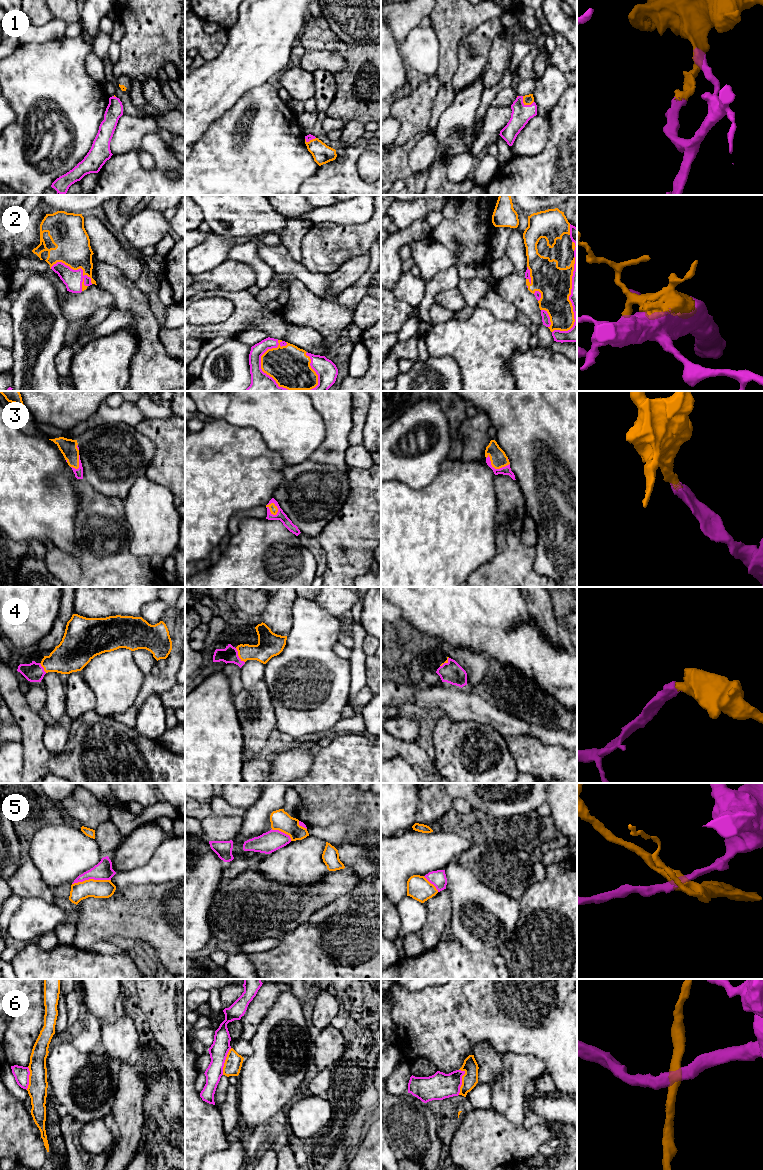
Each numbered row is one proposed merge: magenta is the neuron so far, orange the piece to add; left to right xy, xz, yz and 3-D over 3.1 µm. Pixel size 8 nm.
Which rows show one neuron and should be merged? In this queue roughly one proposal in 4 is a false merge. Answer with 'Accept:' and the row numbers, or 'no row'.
Accept: 1, 2, 3, 4

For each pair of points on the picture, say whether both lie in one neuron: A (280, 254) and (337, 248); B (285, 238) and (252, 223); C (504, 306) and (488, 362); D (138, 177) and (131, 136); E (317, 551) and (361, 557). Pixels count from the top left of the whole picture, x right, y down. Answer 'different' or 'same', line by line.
A: different
B: different
C: different
D: different
E: different

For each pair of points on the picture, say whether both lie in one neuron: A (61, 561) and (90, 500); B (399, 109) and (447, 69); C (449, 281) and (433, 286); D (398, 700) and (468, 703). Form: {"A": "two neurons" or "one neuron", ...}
{"A": "one neuron", "B": "two neurons", "C": "one neuron", "D": "one neuron"}

